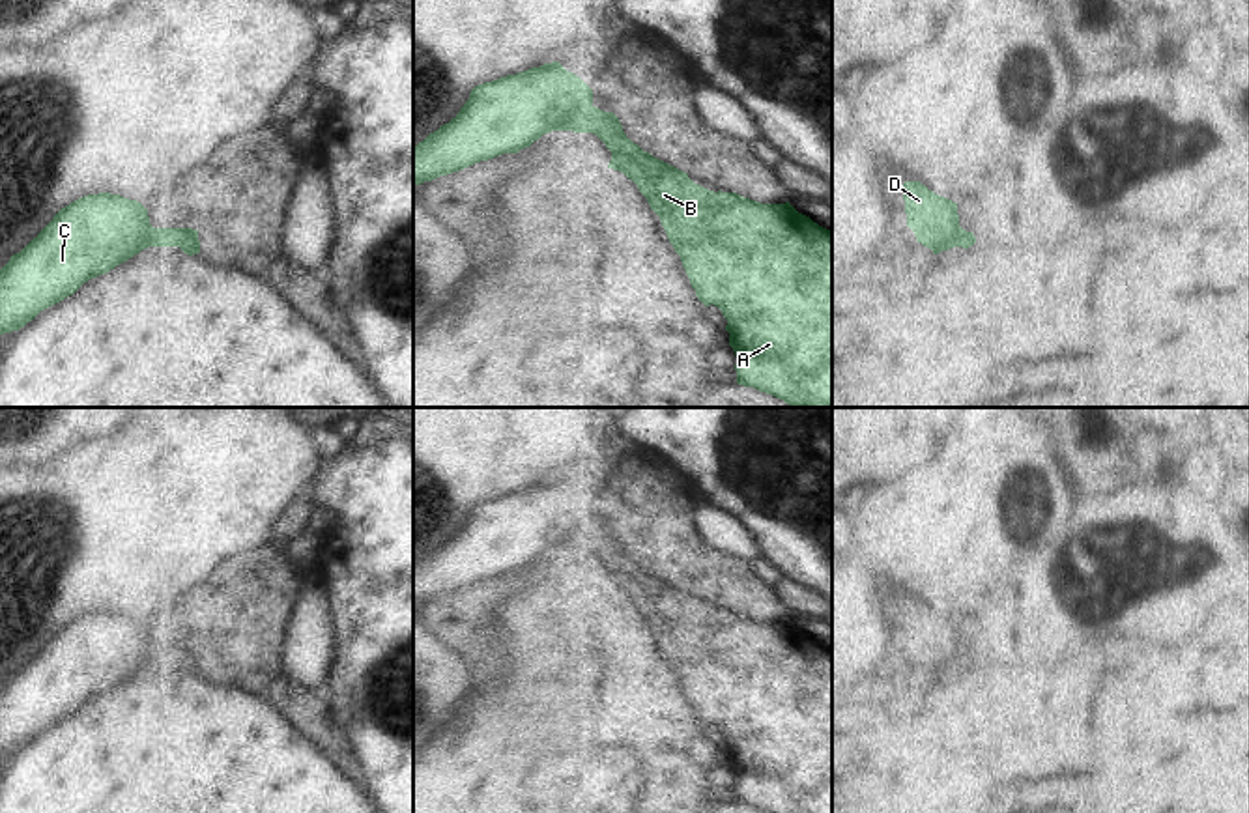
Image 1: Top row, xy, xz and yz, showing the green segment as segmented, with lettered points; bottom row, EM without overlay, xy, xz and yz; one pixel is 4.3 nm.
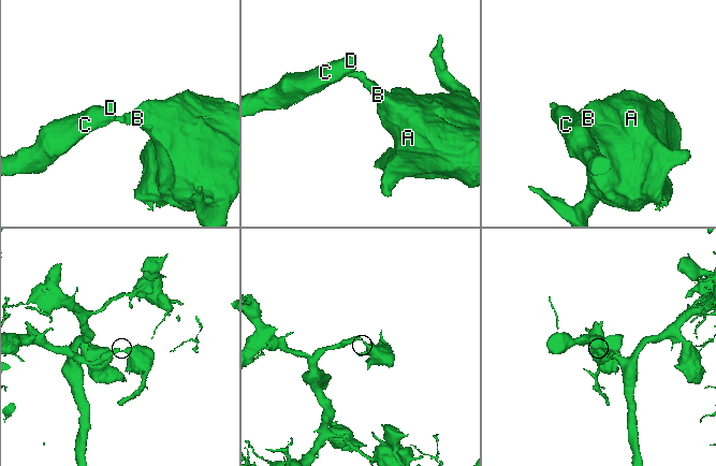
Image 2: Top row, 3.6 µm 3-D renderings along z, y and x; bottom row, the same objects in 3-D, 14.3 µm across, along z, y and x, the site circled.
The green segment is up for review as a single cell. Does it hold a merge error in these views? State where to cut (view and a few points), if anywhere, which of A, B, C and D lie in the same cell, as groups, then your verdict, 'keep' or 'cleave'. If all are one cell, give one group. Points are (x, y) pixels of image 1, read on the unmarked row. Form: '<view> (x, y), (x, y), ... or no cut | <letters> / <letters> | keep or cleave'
xz (591, 524), (574, 529), (561, 548) | A B / C D | cleave

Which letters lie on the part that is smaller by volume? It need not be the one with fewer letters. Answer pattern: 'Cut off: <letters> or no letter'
Cut off: A, B.

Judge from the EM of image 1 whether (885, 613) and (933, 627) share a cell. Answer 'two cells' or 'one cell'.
one cell

